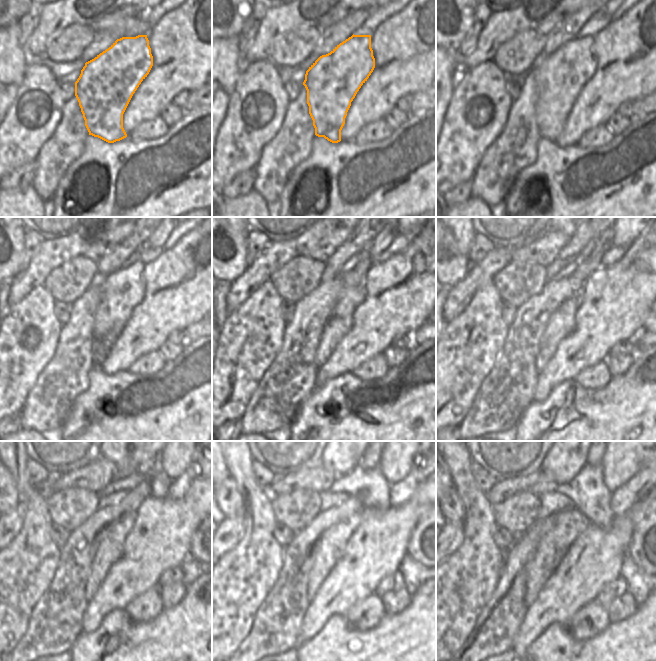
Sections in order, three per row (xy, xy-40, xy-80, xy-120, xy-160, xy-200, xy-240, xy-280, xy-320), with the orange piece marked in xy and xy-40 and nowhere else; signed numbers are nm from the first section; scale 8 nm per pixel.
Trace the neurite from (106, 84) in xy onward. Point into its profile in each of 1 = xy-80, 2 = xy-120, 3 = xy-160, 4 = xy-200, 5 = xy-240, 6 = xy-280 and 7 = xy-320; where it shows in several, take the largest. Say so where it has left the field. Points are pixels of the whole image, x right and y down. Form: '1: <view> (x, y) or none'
1: xy-80 (560, 78)
2: xy-120 (122, 290)
3: xy-160 (353, 294)
4: xy-200 (590, 246)
5: xy-240 (146, 467)
6: xy-280 (368, 461)
7: xy-320 (595, 461)

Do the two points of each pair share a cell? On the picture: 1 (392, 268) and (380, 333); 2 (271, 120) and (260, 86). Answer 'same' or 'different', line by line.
1: same
2: same

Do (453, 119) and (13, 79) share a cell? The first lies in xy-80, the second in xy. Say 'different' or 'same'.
different

